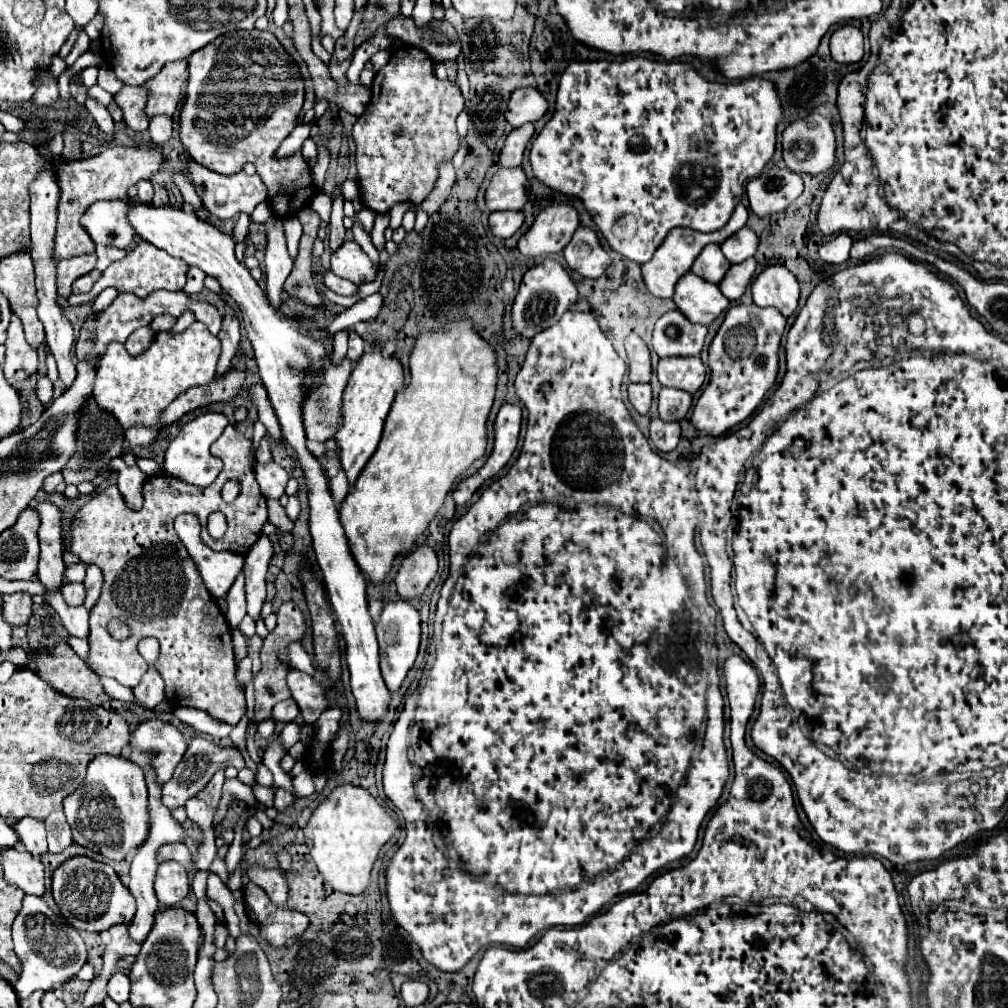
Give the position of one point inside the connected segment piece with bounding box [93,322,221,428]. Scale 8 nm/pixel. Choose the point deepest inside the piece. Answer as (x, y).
(134, 389)

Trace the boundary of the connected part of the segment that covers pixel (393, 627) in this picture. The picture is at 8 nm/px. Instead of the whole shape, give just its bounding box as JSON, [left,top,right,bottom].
[375,600,421,692]

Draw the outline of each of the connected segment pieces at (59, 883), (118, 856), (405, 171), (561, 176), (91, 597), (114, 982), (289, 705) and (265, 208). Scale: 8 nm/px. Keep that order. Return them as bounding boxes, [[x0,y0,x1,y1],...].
[[53,856,137,932],[63,756,149,860],[353,46,465,214],[531,58,781,264],[83,566,103,610],[107,972,129,1004],[273,698,299,722],[249,202,271,224]]

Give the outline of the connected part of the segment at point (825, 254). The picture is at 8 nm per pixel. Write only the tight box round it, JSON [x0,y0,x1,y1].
[819,234,853,264]

